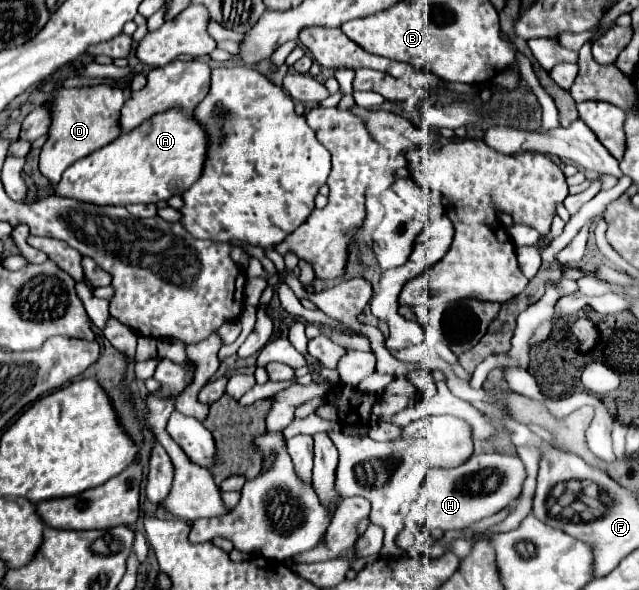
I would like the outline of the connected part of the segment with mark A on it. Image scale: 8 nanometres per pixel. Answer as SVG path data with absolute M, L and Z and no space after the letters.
M165 111L151 123L137 127L137 131L123 133L113 143L73 163L53 187L53 195L99 207L167 201L171 195L187 191L199 179L205 147L205 131L193 123L191 113Z

